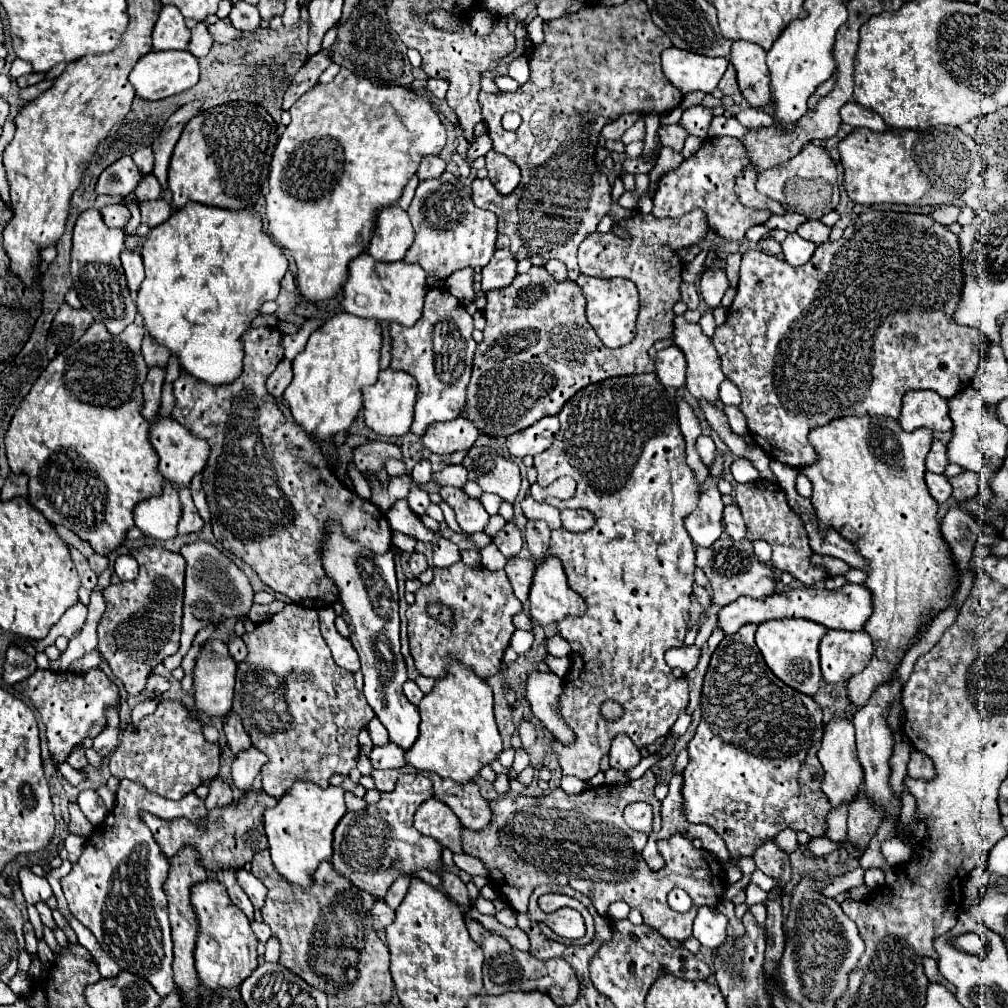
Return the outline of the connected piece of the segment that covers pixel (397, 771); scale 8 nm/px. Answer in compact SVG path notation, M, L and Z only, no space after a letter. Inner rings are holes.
M406 764L404 768L388 768L388 770L372 770L370 772L370 776L372 776L372 780L374 780L374 786L376 786L376 790L380 790L380 792L390 792L392 788L394 788L394 784L396 784L396 778L400 776L400 774L414 774L414 766L410 766L410 764Z

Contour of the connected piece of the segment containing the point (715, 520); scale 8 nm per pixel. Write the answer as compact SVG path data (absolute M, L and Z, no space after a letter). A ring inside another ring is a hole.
M716 486L704 488L700 492L698 506L692 514L686 516L684 526L696 546L710 548L722 534L722 510L724 504L720 500L720 492Z

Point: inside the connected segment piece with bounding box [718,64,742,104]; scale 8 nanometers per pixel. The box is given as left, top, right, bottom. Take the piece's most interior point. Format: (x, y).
(728, 85)

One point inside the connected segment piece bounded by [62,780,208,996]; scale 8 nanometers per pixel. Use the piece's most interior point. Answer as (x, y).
(115, 889)

